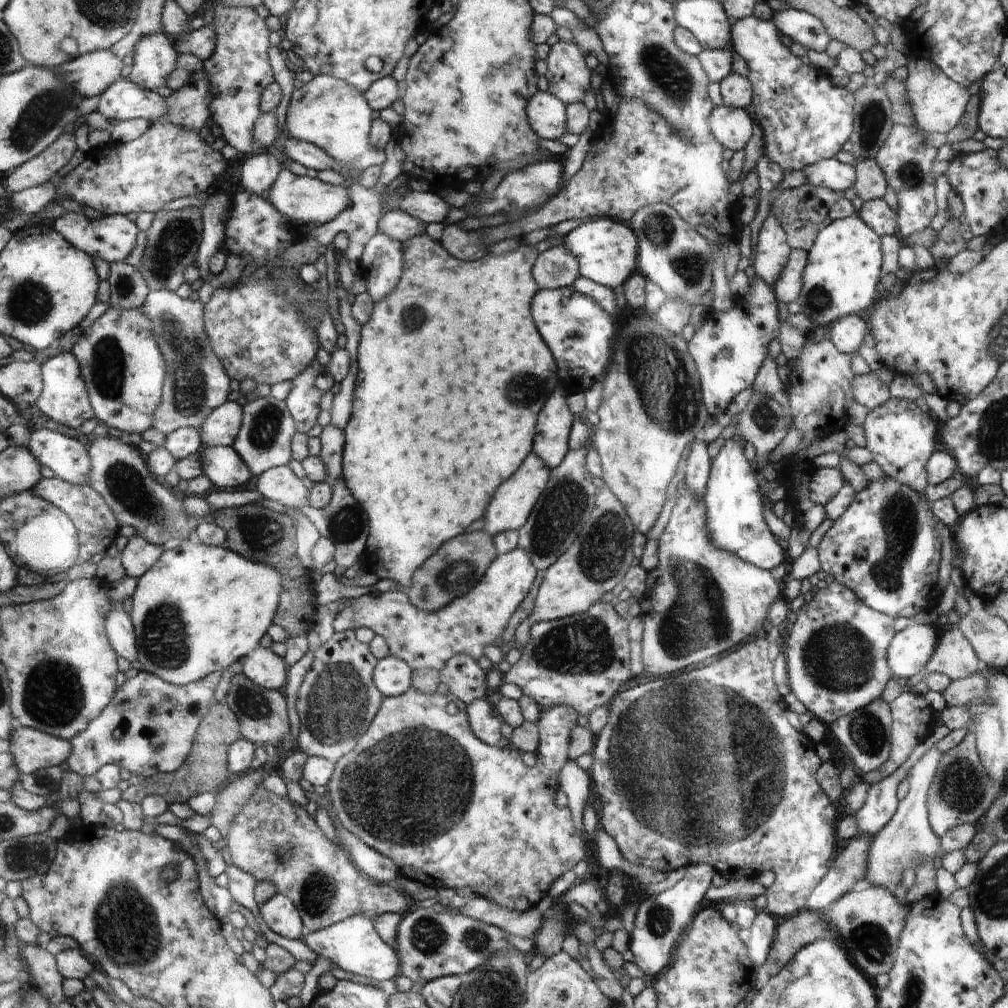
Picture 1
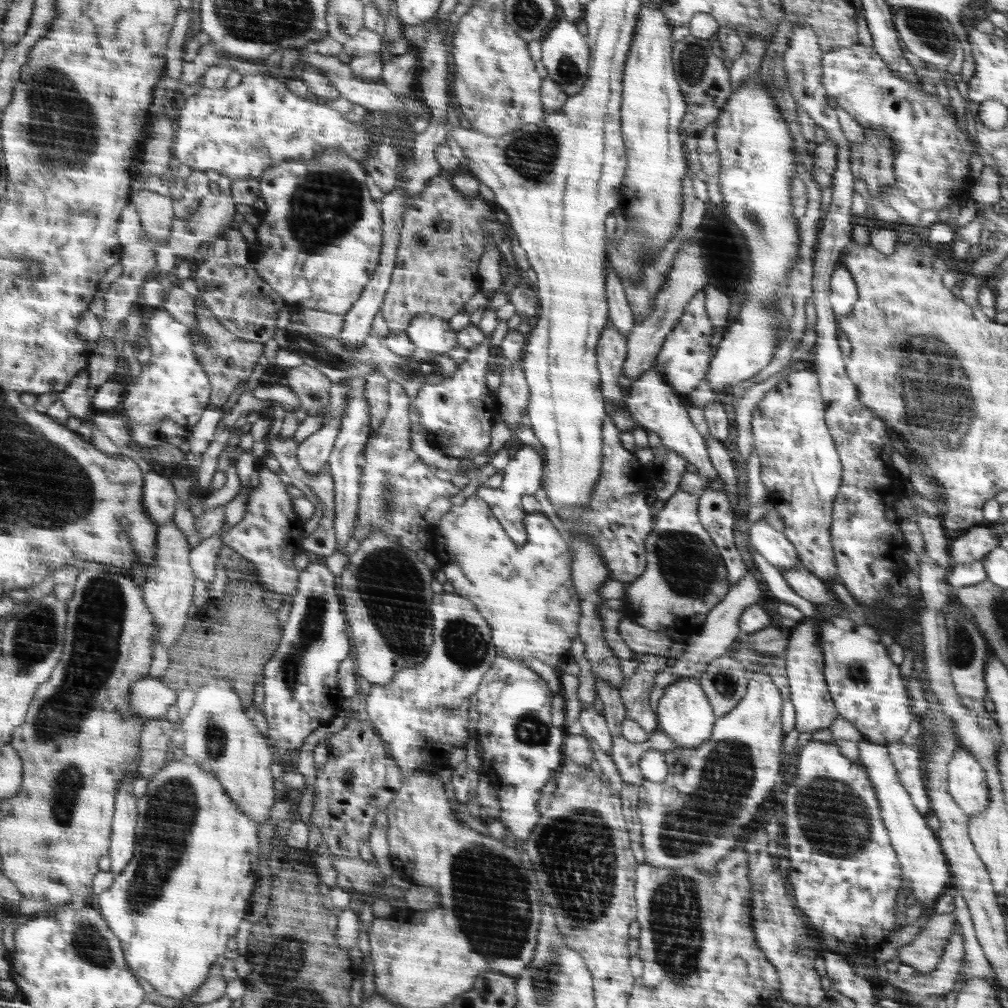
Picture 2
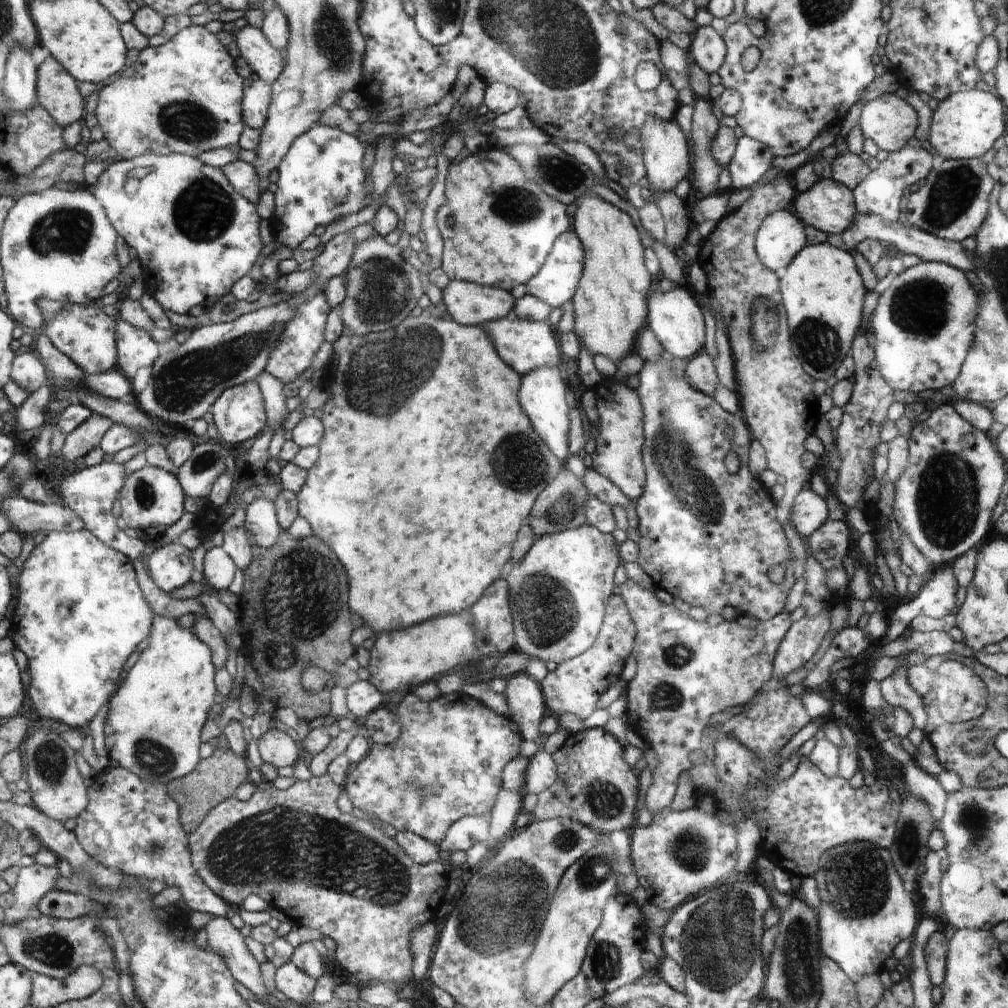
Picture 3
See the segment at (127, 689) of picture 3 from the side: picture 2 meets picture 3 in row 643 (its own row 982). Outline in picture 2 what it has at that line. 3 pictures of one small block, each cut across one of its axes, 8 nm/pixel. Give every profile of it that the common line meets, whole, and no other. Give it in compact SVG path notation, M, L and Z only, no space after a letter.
M188 755L182 759L172 757L166 763L166 767L149 781L147 793L139 801L140 820L138 821L137 845L134 860L129 862L126 870L117 875L113 885L99 896L99 905L102 914L113 927L114 932L122 939L125 946L126 958L133 970L141 977L149 981L159 994L171 996L172 998L186 1000L198 993L202 985L208 983L211 970L216 964L218 957L229 951L228 942L232 936L238 934L240 924L246 916L246 904L252 896L256 878L258 878L258 834L256 834L256 821L251 819L243 807L226 790L225 783L214 771L206 772L202 768L202 762L190 758Z

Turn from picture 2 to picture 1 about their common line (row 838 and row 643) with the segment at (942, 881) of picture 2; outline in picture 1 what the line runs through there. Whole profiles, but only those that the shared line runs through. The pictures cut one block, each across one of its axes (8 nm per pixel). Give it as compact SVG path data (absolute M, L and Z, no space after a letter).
M925 619L911 622L893 638L887 654L888 663L896 679L915 681L936 648L936 630Z

